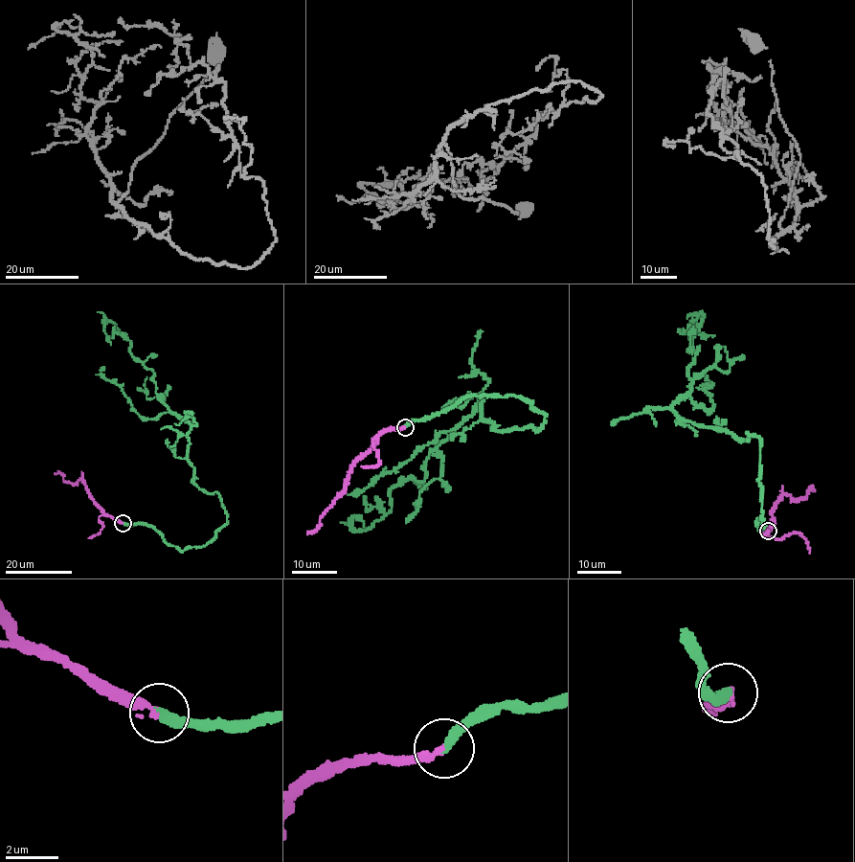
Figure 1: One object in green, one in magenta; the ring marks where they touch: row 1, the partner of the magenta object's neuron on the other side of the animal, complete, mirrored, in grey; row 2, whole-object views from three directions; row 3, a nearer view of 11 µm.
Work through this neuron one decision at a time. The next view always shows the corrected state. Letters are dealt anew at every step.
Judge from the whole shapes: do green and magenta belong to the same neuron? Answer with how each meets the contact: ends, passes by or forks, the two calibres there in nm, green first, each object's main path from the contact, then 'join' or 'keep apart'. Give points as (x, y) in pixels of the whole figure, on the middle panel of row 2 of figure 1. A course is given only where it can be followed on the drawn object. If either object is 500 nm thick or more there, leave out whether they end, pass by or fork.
green ends; magenta passes by; calibres 360 and 180 nm; course green (405, 426), (469, 395), (546, 415), (495, 429), (480, 395), (364, 526); course magenta (405, 426), (381, 433), (372, 449), (354, 461), (348, 483), (322, 516), (315, 531), (306, 533); join

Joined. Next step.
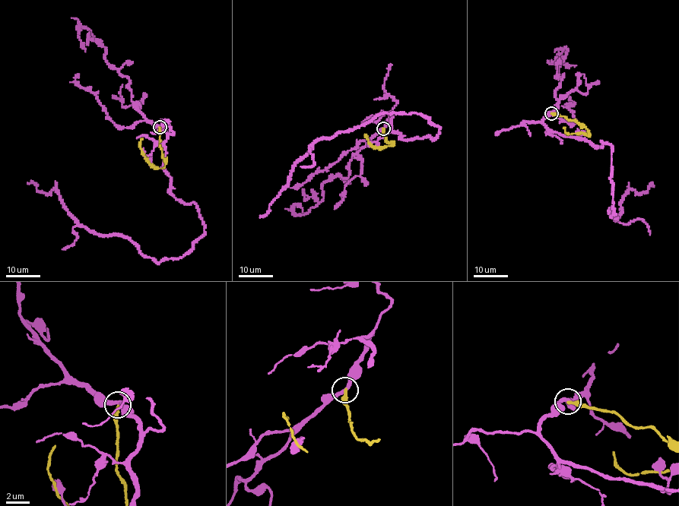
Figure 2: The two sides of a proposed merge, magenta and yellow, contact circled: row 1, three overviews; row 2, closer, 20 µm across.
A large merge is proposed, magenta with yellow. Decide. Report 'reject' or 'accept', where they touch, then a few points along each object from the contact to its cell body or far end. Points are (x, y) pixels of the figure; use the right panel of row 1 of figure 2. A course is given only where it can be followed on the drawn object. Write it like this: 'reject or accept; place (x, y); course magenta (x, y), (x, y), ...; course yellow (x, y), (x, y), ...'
reject; place (551, 113); course magenta (550, 112), (543, 120), (550, 130), (611, 145), (613, 218), (626, 191), (653, 185); course yellow (550, 112), (574, 120), (585, 128), (588, 135), (568, 134), (564, 127)

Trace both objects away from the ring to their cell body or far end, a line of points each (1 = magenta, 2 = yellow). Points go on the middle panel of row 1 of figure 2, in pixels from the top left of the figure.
1: (384, 128), (390, 112), (400, 138), (434, 139), (439, 128), (392, 112), (315, 141), (259, 216)
2: (384, 128), (386, 142), (393, 144), (379, 147), (369, 144), (367, 136)

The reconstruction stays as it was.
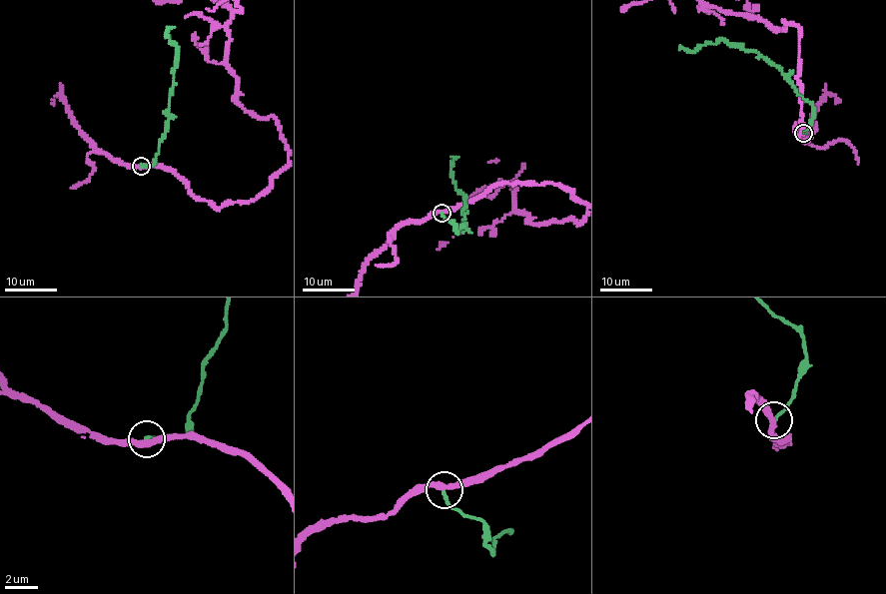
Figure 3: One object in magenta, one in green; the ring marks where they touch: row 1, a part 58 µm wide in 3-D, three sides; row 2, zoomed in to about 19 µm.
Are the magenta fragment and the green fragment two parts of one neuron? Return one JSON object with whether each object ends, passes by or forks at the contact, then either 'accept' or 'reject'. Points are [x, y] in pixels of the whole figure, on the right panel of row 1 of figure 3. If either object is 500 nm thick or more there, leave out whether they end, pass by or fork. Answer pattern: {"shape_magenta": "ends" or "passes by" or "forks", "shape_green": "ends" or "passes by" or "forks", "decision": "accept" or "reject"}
{"shape_magenta": "passes by", "shape_green": "ends", "decision": "reject"}

